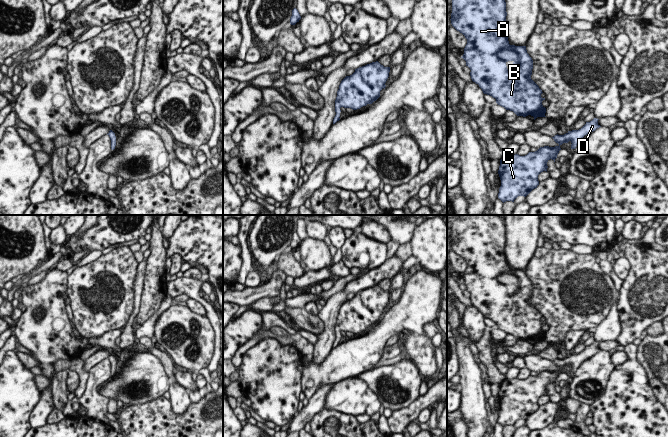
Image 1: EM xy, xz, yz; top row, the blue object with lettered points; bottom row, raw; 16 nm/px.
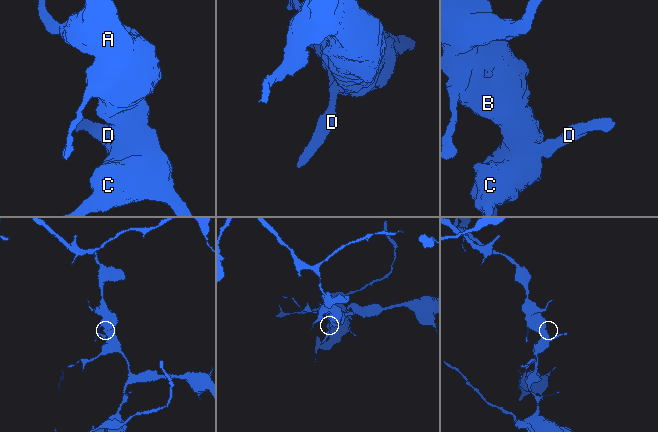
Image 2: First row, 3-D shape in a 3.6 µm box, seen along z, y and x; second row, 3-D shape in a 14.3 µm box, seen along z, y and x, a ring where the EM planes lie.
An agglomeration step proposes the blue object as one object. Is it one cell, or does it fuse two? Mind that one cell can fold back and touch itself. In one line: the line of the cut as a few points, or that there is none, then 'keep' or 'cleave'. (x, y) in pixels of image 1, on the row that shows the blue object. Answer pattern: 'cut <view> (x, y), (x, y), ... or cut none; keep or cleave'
cut none; keep

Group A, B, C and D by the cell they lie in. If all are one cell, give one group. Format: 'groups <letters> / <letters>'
groups A B C D

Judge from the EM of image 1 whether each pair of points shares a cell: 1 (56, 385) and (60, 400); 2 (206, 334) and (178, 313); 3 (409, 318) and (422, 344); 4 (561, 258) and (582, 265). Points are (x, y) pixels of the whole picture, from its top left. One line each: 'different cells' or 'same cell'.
1: same cell
2: same cell
3: different cells
4: same cell

